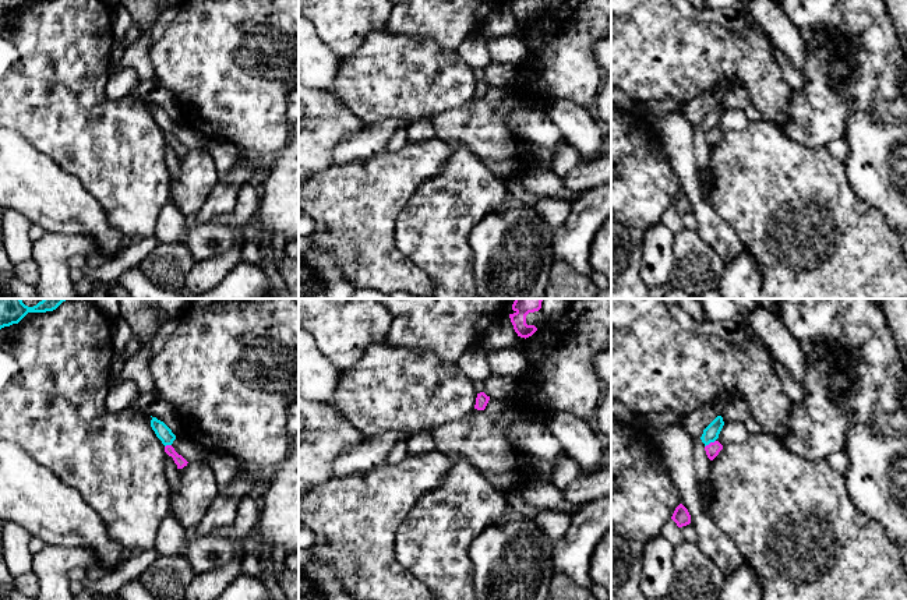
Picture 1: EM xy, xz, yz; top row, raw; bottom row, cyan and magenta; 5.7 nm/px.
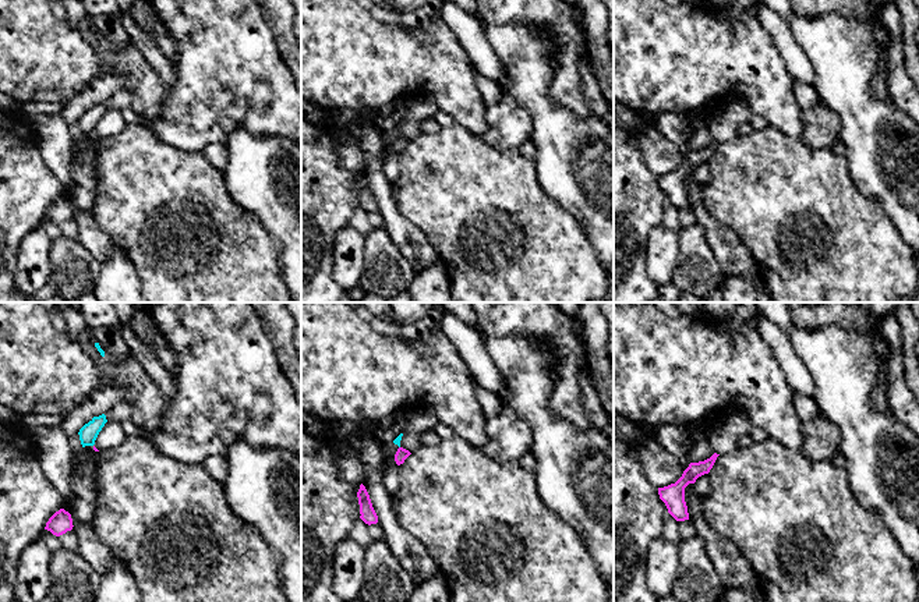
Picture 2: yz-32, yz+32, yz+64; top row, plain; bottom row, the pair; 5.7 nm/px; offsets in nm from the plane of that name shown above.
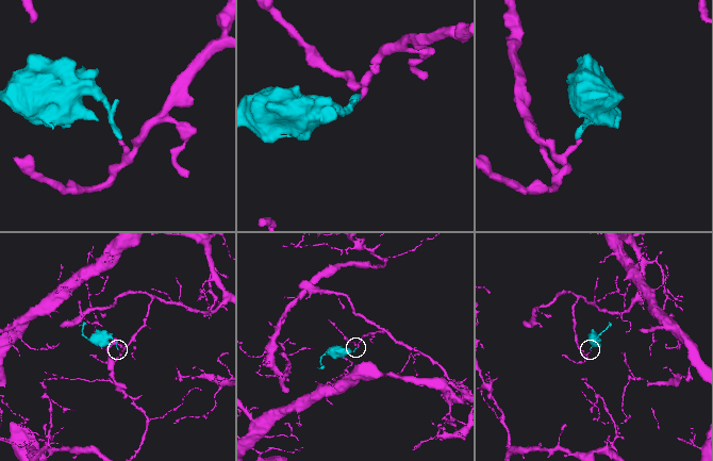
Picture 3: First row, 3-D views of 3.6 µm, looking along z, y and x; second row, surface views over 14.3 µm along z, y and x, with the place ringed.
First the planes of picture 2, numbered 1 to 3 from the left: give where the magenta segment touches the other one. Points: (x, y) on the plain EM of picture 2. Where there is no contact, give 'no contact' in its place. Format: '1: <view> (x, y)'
1: no contact
2: no contact
3: no contact

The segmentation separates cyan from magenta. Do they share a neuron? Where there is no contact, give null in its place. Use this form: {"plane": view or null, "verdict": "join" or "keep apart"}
{"plane": "yz", "verdict": "keep apart"}

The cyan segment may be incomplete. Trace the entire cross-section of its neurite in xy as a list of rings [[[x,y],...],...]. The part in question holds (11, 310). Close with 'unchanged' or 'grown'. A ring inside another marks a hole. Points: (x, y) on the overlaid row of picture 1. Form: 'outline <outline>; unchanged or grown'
outline [[[0,299],[0,329],[18,324],[28,313],[46,313],[56,310],[70,299],[43,299],[33,307],[28,307],[21,299]]]; unchanged

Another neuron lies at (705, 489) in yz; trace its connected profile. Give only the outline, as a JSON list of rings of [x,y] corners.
[[[712,481],[698,484],[700,504],[707,515],[710,515],[710,504],[713,501],[713,484]]]

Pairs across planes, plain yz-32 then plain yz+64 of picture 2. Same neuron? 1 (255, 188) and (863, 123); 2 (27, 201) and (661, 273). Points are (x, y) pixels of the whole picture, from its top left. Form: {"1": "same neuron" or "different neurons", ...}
{"1": "same neuron", "2": "different neurons"}

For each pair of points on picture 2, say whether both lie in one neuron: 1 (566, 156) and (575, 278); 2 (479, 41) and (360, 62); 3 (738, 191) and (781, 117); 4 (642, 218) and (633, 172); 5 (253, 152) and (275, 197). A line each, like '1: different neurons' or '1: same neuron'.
1: different neurons
2: different neurons
3: different neurons
4: same neuron
5: same neuron

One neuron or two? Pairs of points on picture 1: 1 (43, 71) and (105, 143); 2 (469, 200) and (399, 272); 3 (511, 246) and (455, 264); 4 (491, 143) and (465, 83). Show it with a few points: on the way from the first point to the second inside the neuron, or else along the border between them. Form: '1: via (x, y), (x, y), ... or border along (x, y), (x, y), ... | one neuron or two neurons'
1: via (60, 85), (60, 98), (85, 123) | one neuron
2: border along (395, 232), (395, 246), (434, 283) | two neurons
3: border along (473, 225), (468, 244), (472, 251), (475, 283) | two neurons
4: border along (470, 99), (461, 106), (440, 113) | two neurons

